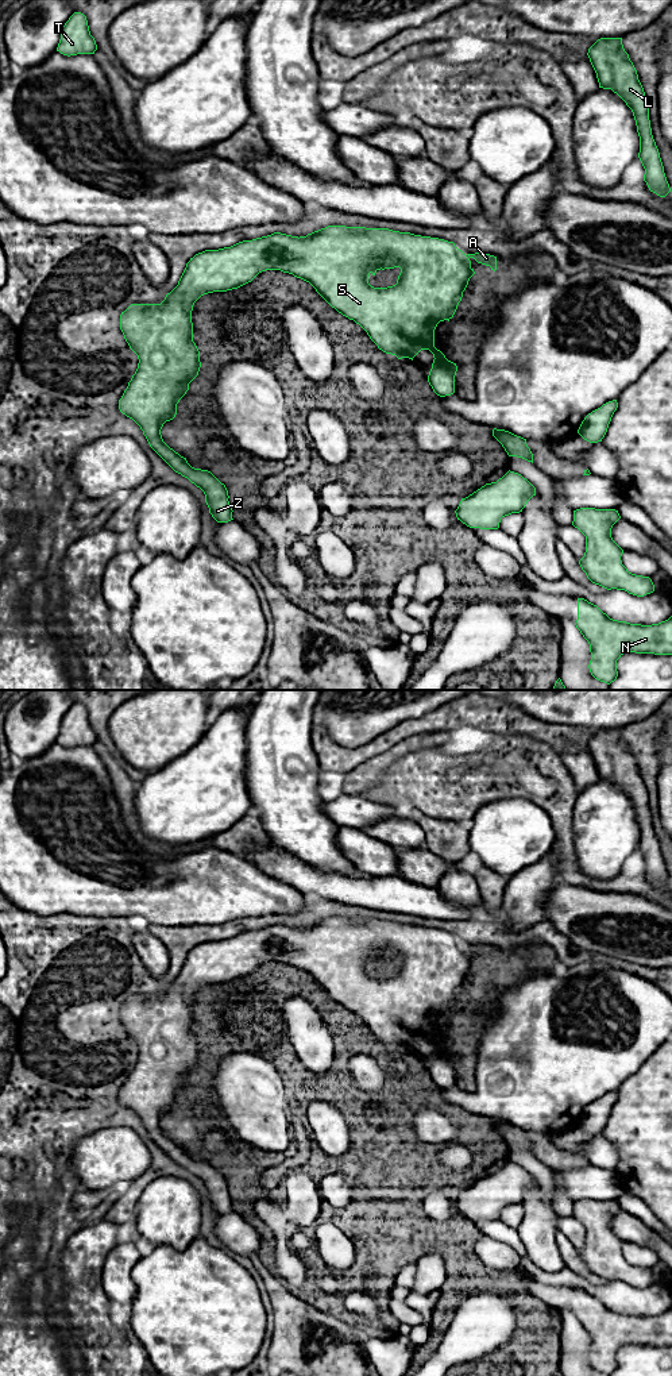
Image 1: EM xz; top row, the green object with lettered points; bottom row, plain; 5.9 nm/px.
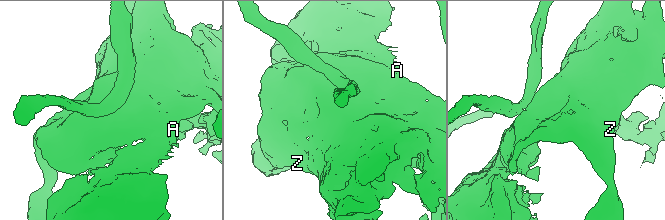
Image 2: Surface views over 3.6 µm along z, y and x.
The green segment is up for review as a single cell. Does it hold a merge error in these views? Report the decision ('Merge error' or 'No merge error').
Merge error

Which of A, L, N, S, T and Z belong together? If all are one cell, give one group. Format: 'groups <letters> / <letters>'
groups A / L N S T Z

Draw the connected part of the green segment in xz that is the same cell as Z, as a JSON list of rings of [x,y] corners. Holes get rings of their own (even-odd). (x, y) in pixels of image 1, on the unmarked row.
[[[328,917],[306,928],[274,924],[196,945],[186,955],[178,976],[161,995],[131,995],[120,1006],[120,1021],[139,1055],[119,1091],[119,1101],[140,1118],[150,1138],[175,1164],[204,1183],[209,1205],[217,1214],[233,1211],[225,1176],[211,1163],[192,1159],[186,1149],[163,1133],[161,1121],[175,1109],[177,1095],[201,1059],[200,1042],[193,1033],[194,994],[208,984],[237,980],[266,961],[281,961],[309,974],[332,999],[359,1015],[386,1045],[413,1052],[421,1041],[429,1041],[435,1049],[429,1076],[440,1088],[455,1084],[457,1057],[435,1038],[437,1015],[453,1009],[471,970],[471,952],[453,933],[389,920]],[[394,959],[401,960],[395,976],[374,979],[368,975],[371,965]]]

